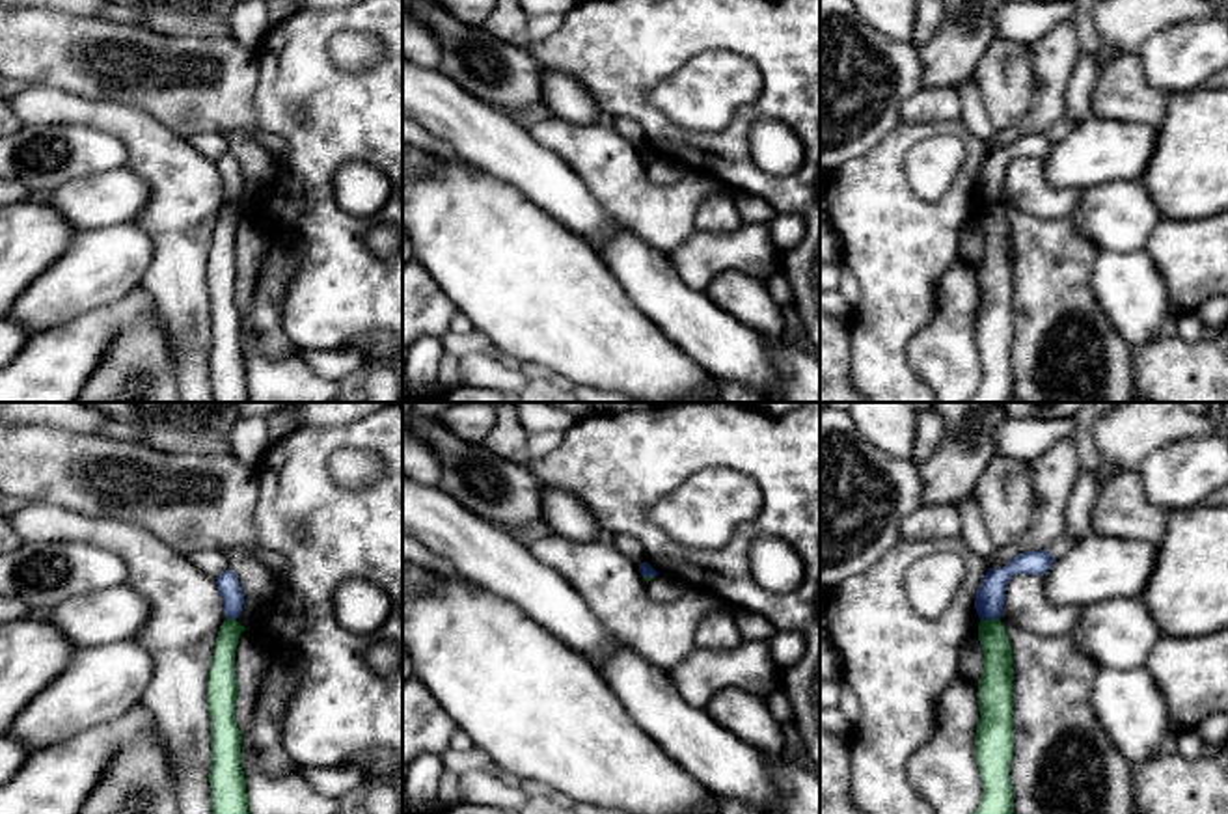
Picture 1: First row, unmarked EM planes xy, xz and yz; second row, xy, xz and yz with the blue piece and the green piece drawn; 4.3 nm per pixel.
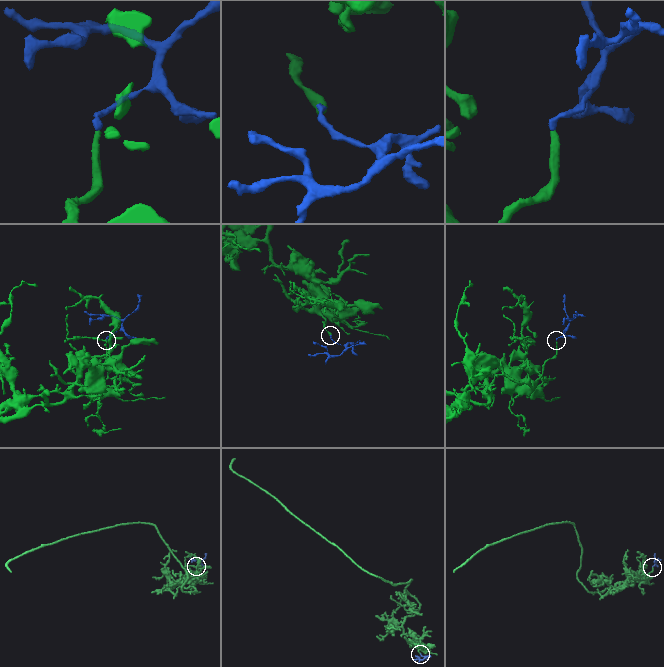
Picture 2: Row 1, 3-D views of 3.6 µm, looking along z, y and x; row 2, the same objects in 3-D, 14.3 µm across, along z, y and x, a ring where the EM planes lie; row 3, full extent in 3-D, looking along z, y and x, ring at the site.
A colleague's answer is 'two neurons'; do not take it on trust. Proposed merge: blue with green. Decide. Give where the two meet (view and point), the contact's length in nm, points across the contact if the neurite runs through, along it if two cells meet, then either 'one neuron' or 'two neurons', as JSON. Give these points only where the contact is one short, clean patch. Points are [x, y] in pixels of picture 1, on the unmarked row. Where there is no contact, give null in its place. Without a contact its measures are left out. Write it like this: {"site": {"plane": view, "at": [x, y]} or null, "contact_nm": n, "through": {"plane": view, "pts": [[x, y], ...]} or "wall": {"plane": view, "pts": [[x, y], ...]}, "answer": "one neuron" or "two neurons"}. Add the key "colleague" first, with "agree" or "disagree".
{"colleague": "agree", "site": {"plane": "yz", "at": [990, 202]}, "contact_nm": 90, "wall": {"plane": "yz", "pts": [[999, 200], [981, 203]]}, "answer": "two neurons"}

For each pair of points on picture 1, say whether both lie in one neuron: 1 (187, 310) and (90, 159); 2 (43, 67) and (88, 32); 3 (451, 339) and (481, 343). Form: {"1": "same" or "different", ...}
{"1": "different", "2": "same", "3": "same"}

